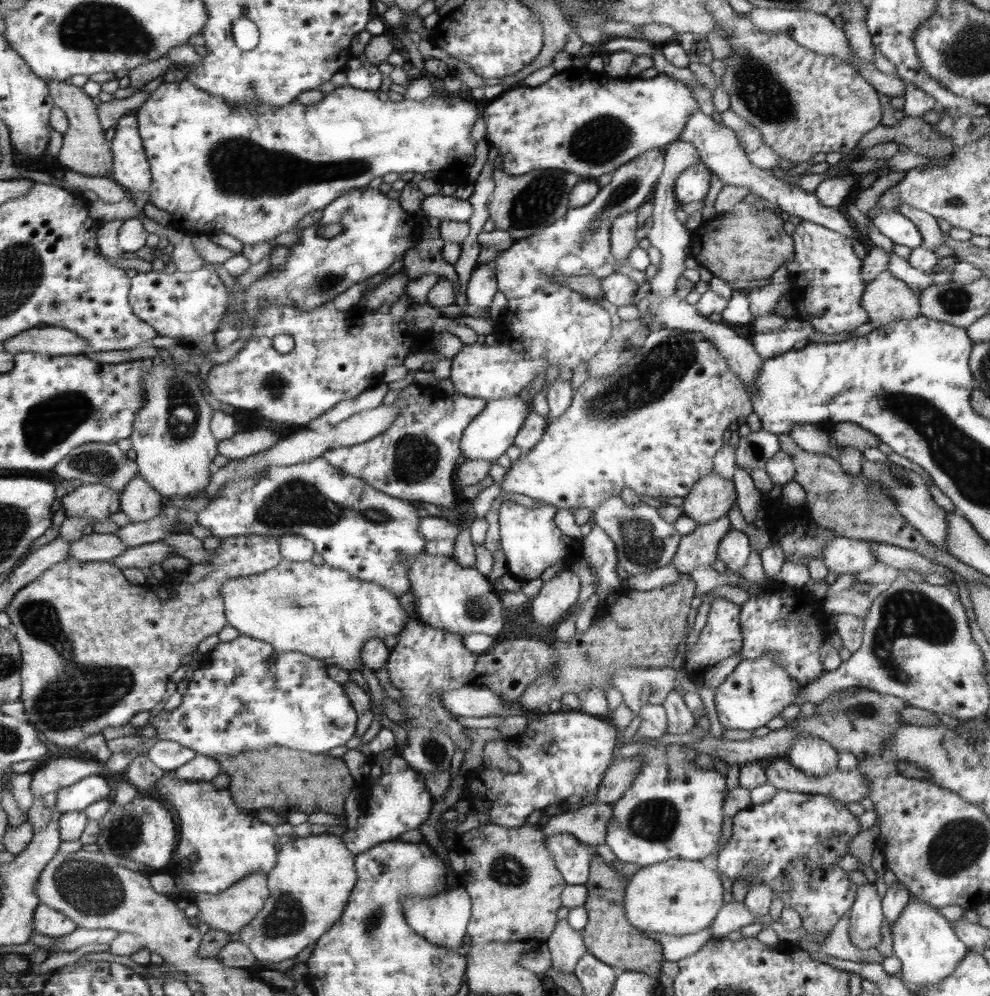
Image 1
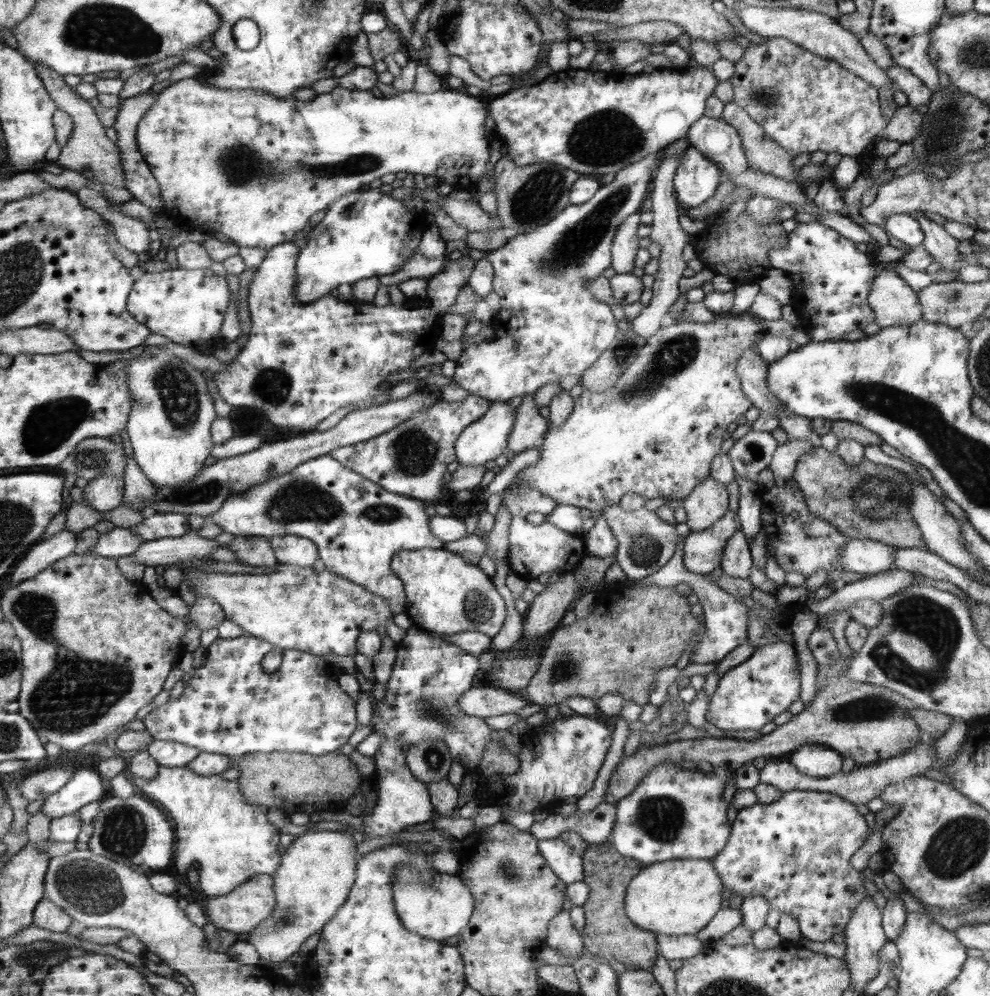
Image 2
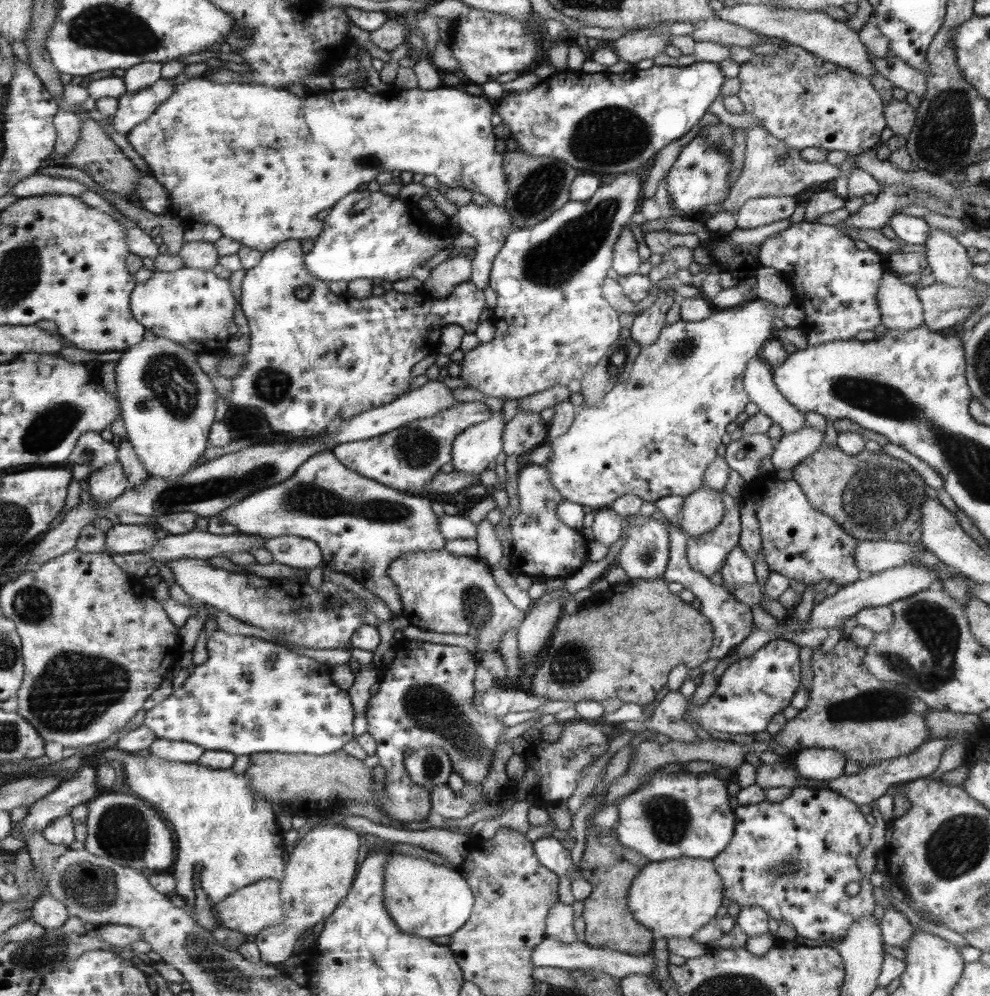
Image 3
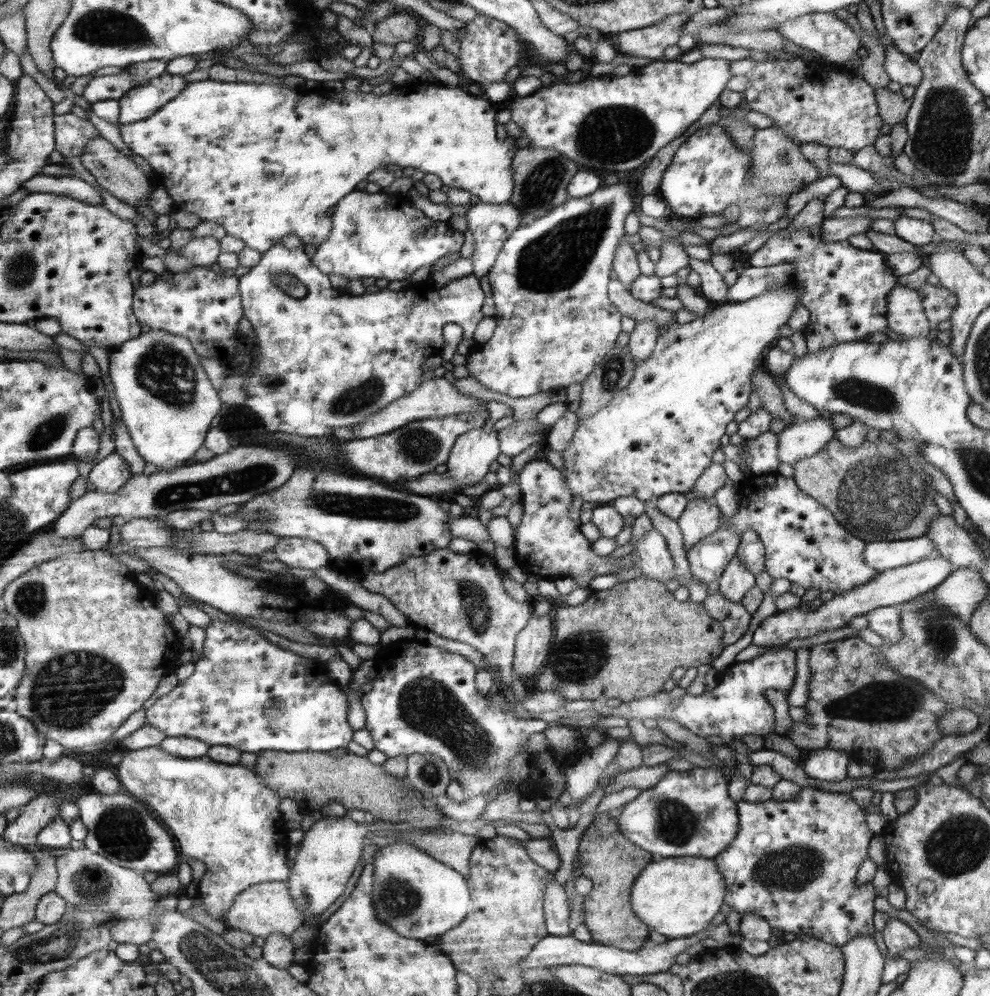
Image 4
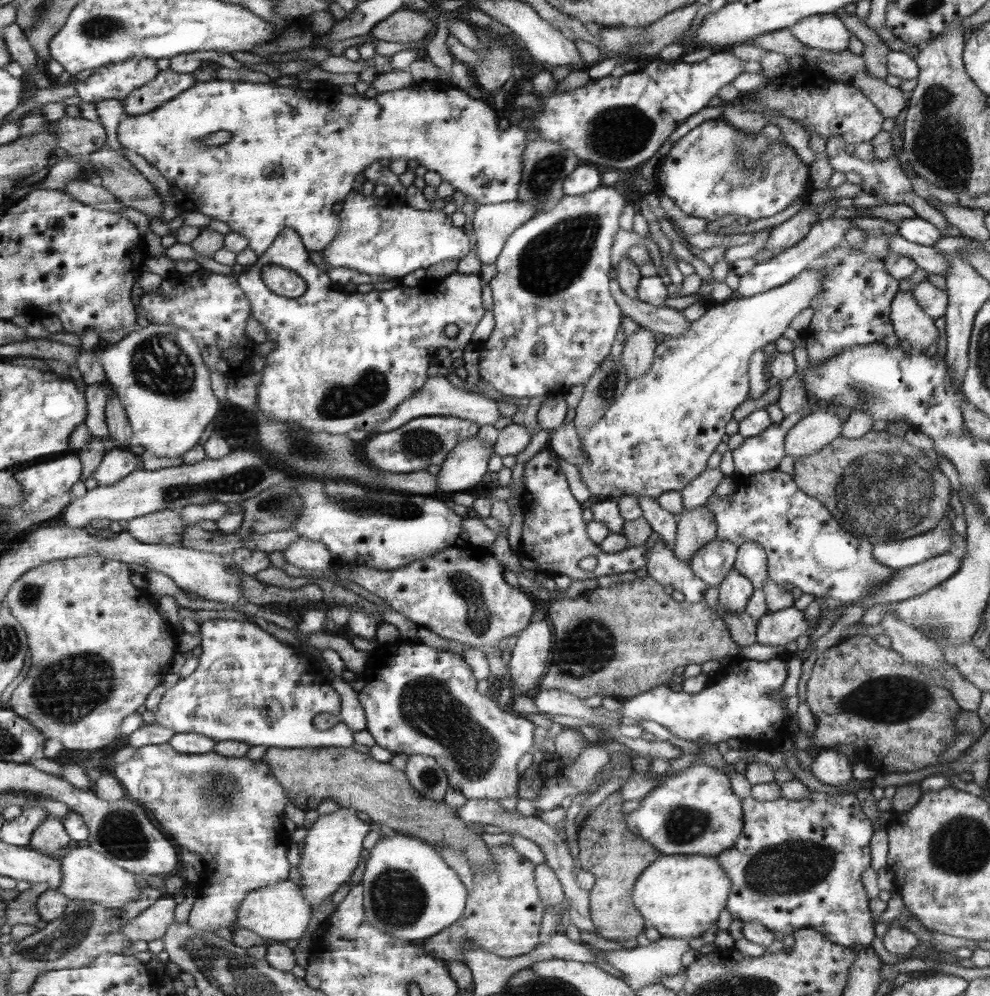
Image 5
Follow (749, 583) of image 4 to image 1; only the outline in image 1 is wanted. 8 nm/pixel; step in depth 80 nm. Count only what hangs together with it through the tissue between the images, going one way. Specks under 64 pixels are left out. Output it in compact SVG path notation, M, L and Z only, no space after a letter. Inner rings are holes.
M731 528L720 541L718 560L724 562L728 572L736 573L746 566L753 548L749 540L750 537L745 532Z

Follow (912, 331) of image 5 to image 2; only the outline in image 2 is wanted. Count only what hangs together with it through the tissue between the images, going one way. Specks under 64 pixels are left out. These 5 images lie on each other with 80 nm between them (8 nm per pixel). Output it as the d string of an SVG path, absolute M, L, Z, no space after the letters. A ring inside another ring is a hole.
M890 269L878 272L871 284L868 300L876 315L875 322L881 328L910 326L922 316L917 292Z

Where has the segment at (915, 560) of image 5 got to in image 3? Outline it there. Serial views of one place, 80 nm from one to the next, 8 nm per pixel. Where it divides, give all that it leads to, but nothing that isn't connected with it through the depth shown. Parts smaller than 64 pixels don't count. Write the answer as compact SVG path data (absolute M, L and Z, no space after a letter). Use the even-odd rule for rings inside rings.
M860 540L855 548L854 561L863 575L876 574L906 565L923 548L926 549L921 540L917 543Z

